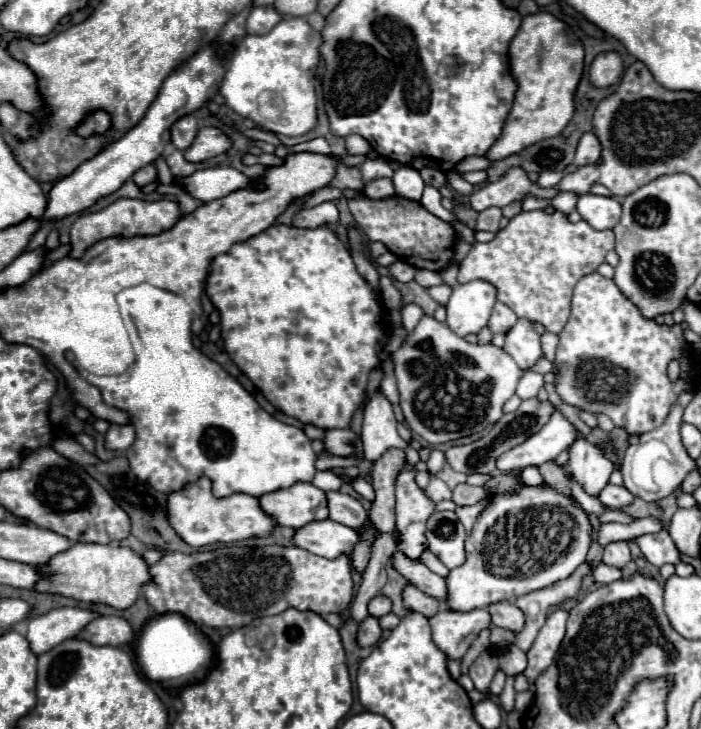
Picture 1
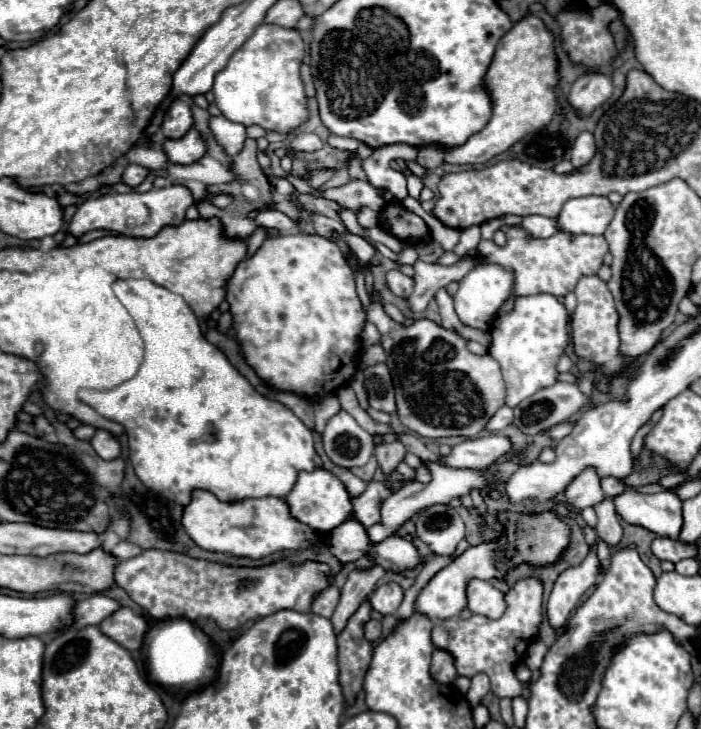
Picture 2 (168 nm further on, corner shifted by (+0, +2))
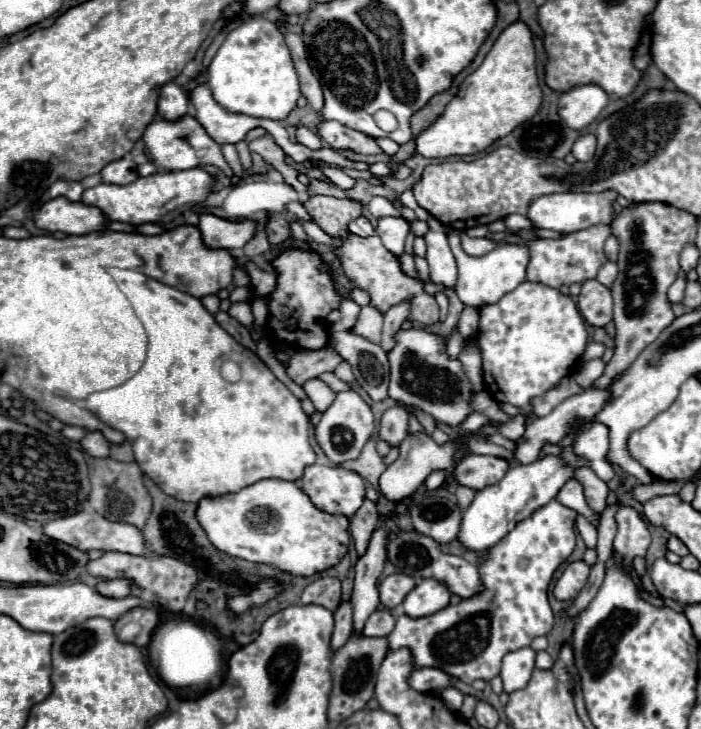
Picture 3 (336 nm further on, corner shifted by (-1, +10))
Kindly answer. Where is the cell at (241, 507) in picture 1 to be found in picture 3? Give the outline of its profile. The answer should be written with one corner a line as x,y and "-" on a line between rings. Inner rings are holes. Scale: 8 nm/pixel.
277,478
259,480
237,494
205,496
197,504
197,522
215,548
249,562
273,564
297,576
313,576
335,566
347,552
347,518
319,512
295,484

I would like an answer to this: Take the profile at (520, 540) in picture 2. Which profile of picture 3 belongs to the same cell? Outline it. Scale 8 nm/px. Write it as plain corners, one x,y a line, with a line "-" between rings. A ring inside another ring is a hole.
425,578
407,594
403,610
407,616
429,616
431,612
439,612
439,608
447,608
449,600
451,590
443,582

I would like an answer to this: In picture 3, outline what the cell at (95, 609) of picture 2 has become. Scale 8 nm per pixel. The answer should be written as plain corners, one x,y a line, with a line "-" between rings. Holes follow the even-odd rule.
103,580
95,586
95,590
107,598
127,598
129,588
131,588
129,580

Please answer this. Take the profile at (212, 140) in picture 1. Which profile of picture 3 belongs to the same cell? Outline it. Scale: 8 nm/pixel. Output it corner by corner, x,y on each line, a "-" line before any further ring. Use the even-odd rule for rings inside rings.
183,116
179,122
151,122
145,132
143,132
143,142
147,146
149,158
161,166
167,168
171,172
177,170
189,170
195,166
205,166
205,164
215,164
221,170
227,172
227,176
233,174
233,170
229,166
225,166
225,158
221,154
221,146
215,144
215,140
211,140
211,136
207,136
205,128
193,118
193,116

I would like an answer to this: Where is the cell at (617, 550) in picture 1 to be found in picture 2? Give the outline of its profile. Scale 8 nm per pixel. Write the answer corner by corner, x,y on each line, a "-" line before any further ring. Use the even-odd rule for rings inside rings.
604,498
602,502
598,502
594,506
594,512
598,516
598,524
596,524
596,534
608,544
608,546
616,546
622,538
622,526
618,522
618,514
614,508
612,498

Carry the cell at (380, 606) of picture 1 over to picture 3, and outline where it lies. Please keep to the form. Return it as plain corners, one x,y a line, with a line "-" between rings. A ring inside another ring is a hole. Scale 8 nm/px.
391,574
379,584
381,604
385,608
395,608
405,600
405,596
415,588
415,582
407,574

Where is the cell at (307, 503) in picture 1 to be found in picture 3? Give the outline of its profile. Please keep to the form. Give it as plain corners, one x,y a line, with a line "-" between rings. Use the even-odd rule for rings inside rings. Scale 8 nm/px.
311,464
305,468
301,476
301,490
311,498
315,508
333,514
333,516
353,516
357,508
363,504
365,498
365,480
343,466
325,466
325,464

